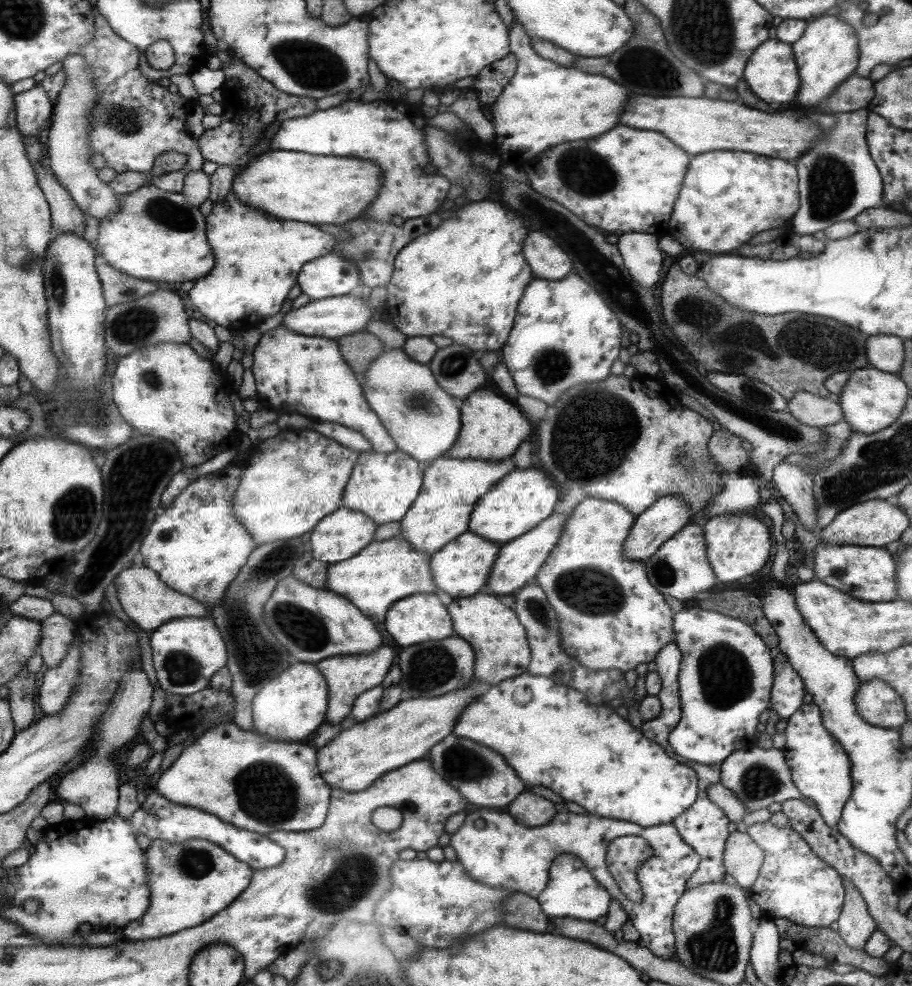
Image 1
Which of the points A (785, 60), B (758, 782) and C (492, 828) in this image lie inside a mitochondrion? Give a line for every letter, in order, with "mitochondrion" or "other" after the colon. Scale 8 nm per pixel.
A: other
B: mitochondrion
C: other

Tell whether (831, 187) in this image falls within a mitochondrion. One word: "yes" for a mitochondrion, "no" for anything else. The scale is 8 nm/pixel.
yes

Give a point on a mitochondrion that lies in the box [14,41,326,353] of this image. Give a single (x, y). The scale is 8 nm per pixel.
(129, 326)

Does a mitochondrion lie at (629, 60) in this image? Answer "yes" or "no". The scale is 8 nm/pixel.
yes

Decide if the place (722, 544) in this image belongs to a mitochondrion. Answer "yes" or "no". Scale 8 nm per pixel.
no

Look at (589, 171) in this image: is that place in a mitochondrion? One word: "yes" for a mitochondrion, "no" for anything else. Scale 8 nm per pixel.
yes

